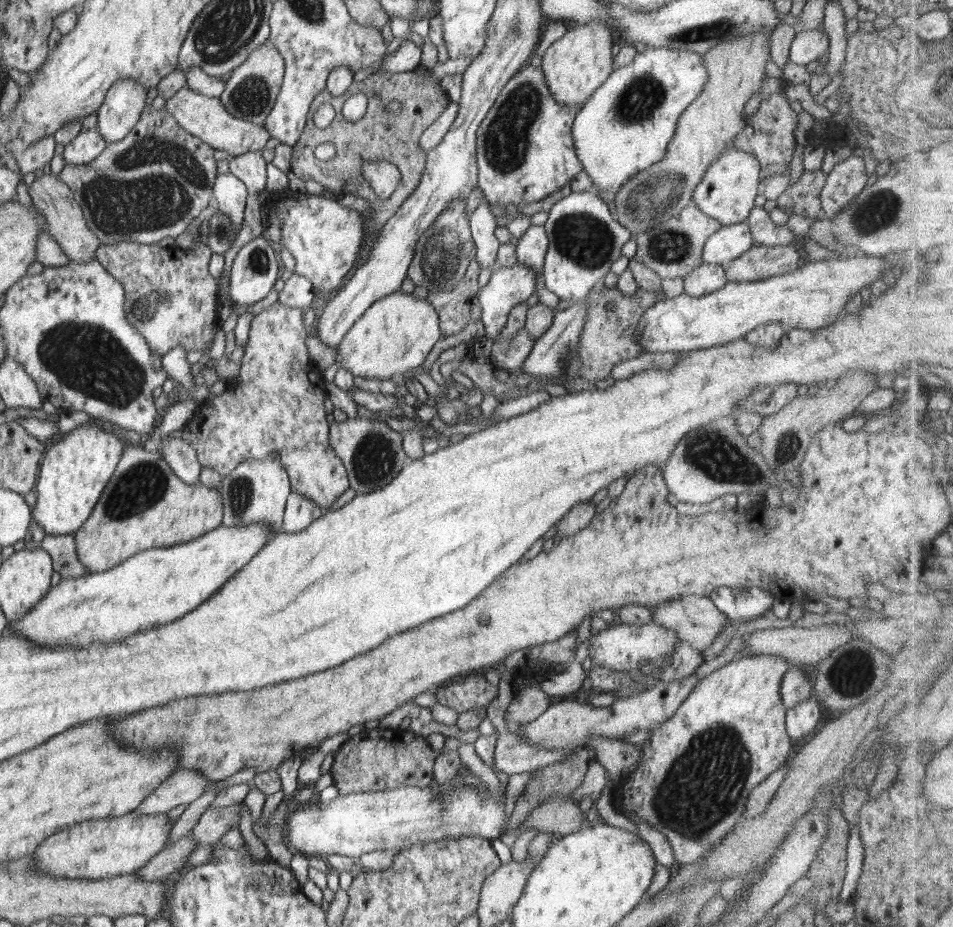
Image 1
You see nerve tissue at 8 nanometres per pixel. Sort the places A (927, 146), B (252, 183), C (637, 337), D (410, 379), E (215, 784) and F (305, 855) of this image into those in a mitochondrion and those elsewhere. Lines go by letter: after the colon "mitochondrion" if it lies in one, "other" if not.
A: other
B: other
C: other
D: other
E: other
F: other

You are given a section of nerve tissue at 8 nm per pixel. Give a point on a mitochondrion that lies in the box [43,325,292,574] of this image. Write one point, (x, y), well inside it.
(142, 485)

